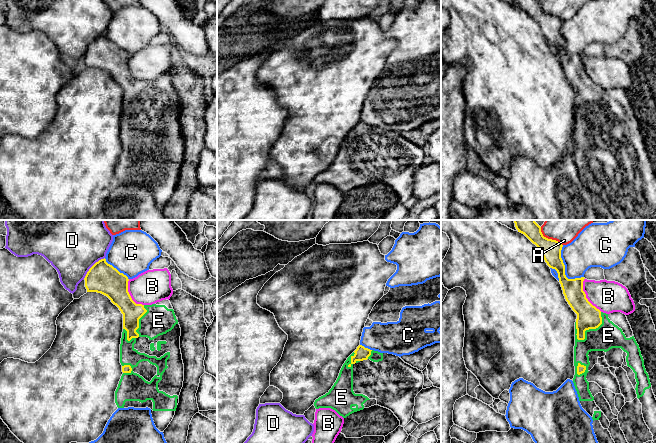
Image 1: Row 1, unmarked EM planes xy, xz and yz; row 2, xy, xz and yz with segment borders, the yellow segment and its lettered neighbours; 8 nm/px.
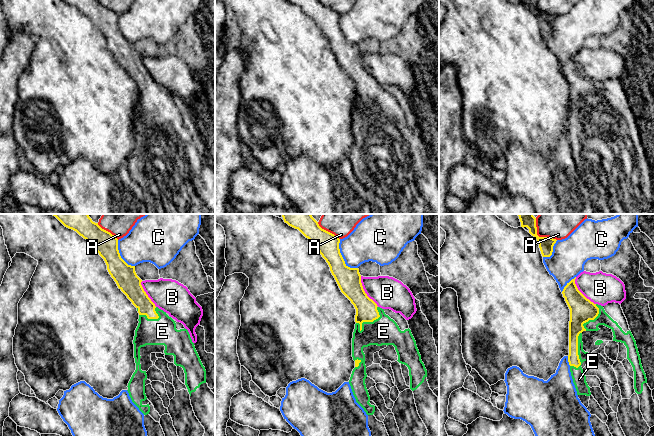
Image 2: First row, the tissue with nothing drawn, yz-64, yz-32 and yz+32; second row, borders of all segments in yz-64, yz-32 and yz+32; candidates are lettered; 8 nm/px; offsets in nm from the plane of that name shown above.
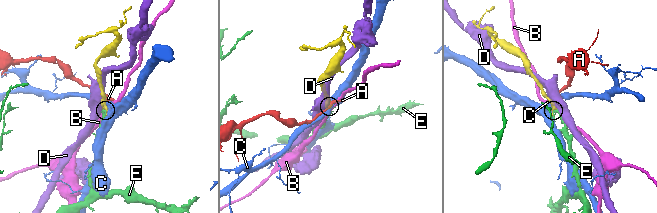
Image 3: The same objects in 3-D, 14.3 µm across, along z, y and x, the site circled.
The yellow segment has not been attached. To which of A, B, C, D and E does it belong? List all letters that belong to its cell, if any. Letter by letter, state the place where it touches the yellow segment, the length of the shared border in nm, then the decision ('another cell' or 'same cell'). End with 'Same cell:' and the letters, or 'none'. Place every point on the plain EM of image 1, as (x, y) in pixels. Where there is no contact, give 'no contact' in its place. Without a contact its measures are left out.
A: yz (549, 15) | 240 nm | another cell
B: yz (585, 72) | 300 nm | another cell
C: yz (564, 45) | 320 nm | another cell
D: xy (91, 43) | 260 nm | another cell
E: yz (592, 104) | 300 nm | same cell
Same cell: E

